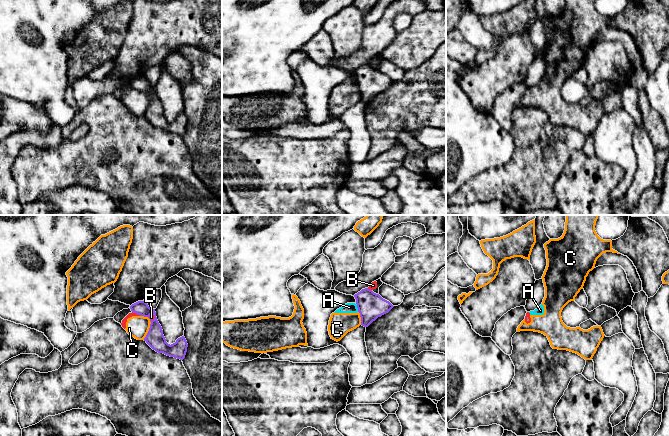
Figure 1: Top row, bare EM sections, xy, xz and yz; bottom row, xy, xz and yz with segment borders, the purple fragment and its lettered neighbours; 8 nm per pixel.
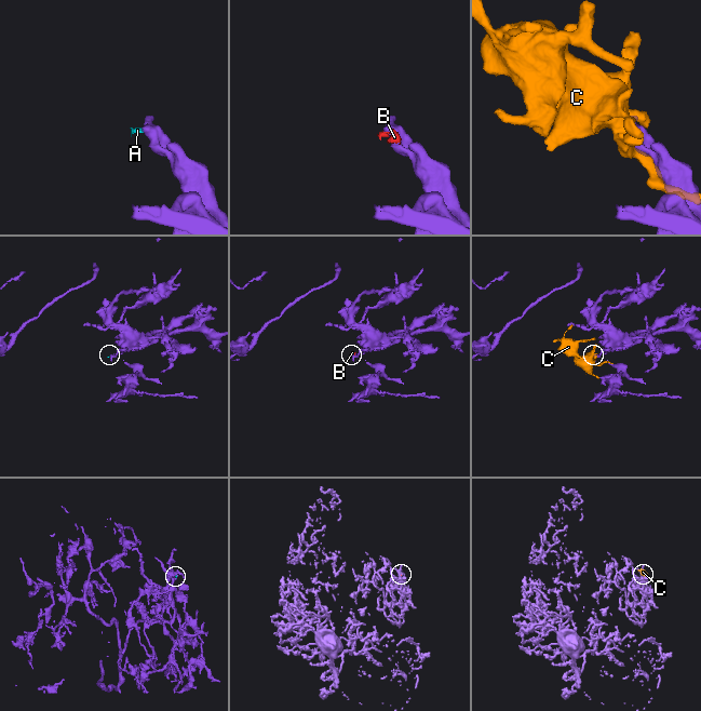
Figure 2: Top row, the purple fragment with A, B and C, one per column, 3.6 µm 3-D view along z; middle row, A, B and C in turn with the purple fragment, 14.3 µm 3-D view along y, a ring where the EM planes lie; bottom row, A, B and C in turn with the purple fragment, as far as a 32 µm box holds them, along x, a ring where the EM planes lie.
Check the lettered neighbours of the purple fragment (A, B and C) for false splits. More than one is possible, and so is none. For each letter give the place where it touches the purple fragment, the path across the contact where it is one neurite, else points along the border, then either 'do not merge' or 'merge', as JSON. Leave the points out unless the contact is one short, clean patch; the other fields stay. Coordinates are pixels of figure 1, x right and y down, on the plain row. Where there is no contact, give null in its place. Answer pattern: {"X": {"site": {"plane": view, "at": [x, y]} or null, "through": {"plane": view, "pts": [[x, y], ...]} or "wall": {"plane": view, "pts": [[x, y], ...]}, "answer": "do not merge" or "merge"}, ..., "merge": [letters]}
{"A": {"site": {"plane": "xz", "at": [357, 83]}, "wall": {"plane": "xz", "pts": [[356, 79], [358, 87]]}, "answer": "do not merge"}, "B": {"site": {"plane": "xy", "at": [136, 89]}, "wall": {"plane": "xy", "pts": [[132, 87], [140, 91]]}, "answer": "do not merge"}, "C": {"site": {"plane": "xy", "at": [150, 101]}, "answer": "do not merge"}, "merge": []}

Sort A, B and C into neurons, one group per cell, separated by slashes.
A B C

